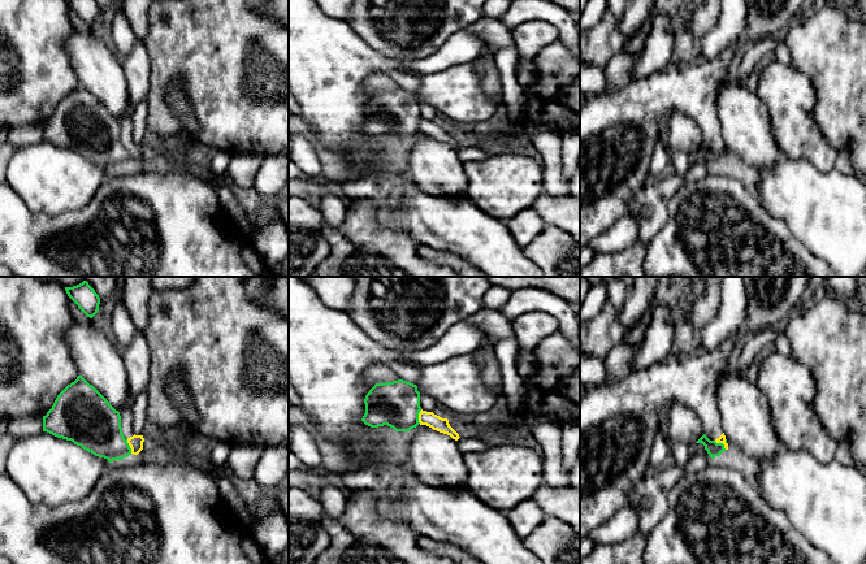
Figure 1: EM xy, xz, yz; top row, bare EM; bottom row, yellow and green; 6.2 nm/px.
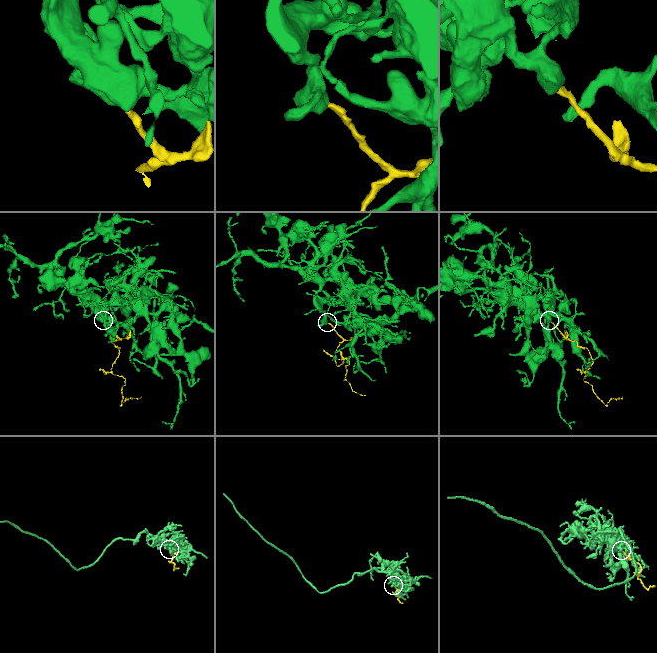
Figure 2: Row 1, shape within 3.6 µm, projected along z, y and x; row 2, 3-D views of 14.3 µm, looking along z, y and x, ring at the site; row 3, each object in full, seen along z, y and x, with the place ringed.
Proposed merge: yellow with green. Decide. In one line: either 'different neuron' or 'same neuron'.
different neuron

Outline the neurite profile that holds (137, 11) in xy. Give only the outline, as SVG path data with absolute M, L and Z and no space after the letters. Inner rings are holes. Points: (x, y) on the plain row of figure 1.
M122 0L122 9L138 40L150 31L148 10L155 0Z

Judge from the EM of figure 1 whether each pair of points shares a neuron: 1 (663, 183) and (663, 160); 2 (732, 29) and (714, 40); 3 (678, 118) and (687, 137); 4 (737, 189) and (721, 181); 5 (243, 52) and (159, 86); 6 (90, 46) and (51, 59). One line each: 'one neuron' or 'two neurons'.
1: two neurons
2: one neuron
3: one neuron
4: one neuron
5: one neuron
6: two neurons

